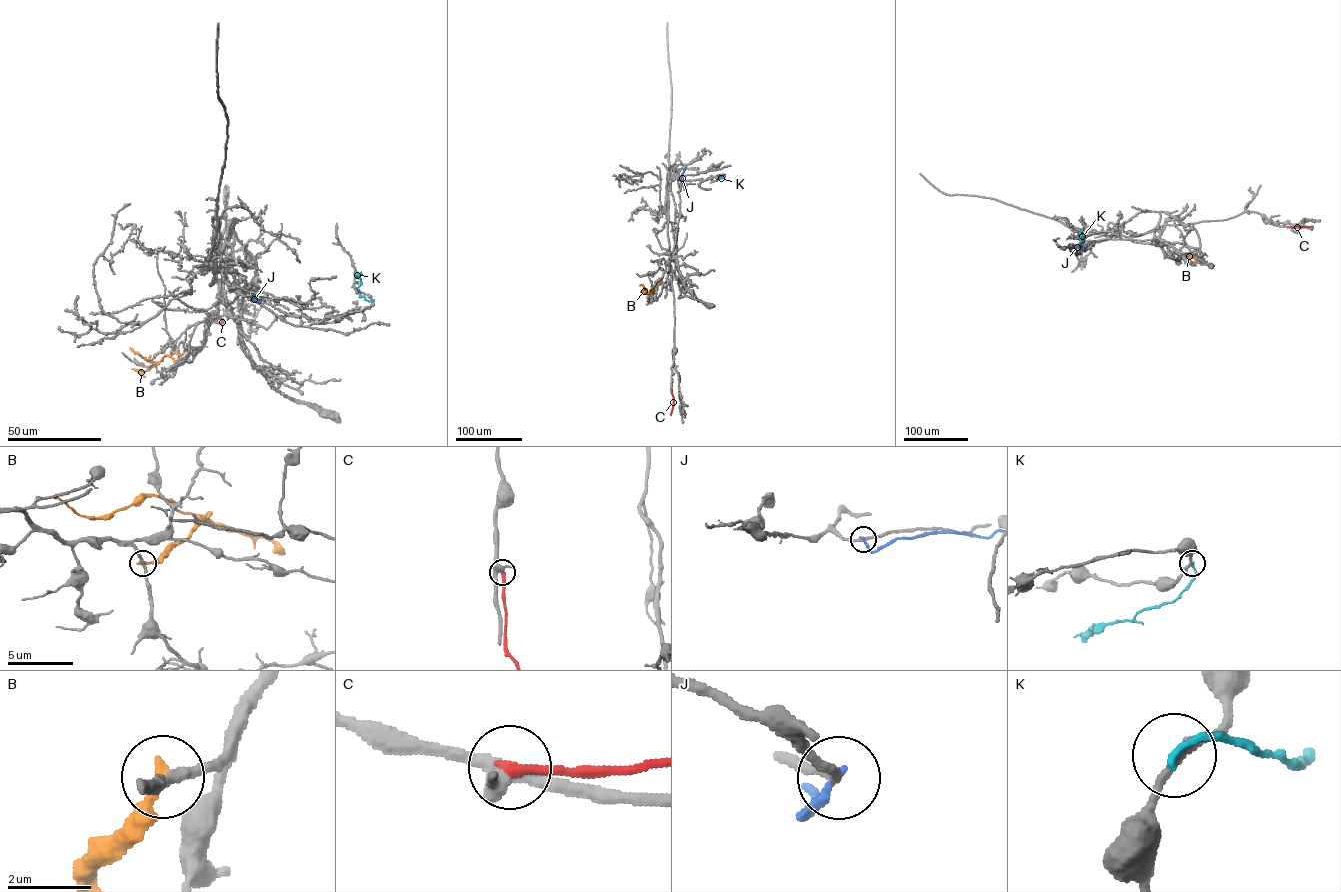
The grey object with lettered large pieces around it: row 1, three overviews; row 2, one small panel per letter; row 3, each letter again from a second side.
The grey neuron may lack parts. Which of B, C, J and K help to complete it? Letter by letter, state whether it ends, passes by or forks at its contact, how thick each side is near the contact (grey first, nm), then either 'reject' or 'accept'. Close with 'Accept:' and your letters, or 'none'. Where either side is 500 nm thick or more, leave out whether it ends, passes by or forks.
B: it ends; calibres 240 and 280 nm; reject
C: it ends; calibres 440 and 280 nm; reject
J: it ends; calibres 190 and 200 nm; reject
K: it ends; calibres 220 and 180 nm; reject
Accept: none

